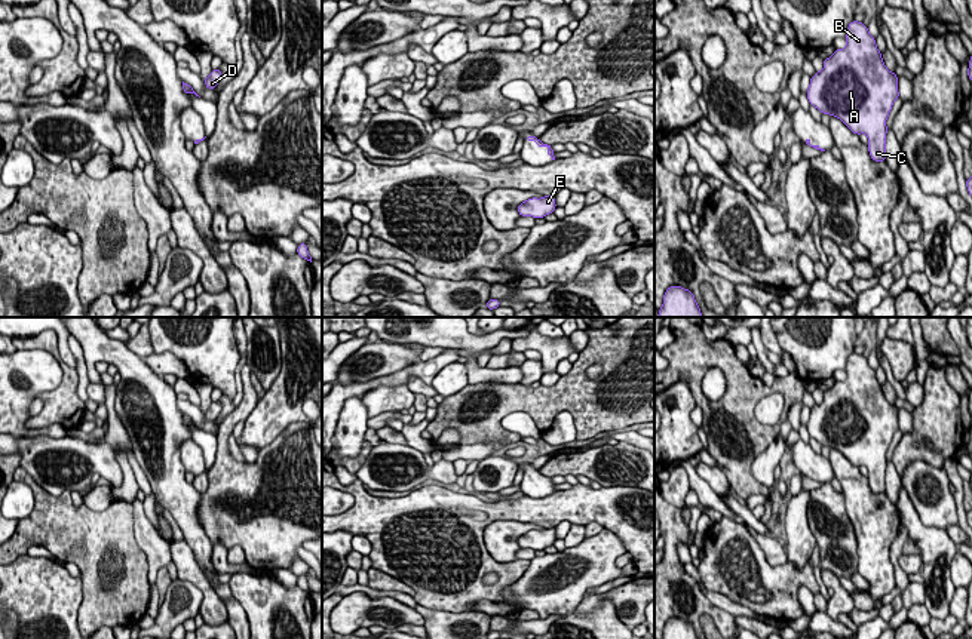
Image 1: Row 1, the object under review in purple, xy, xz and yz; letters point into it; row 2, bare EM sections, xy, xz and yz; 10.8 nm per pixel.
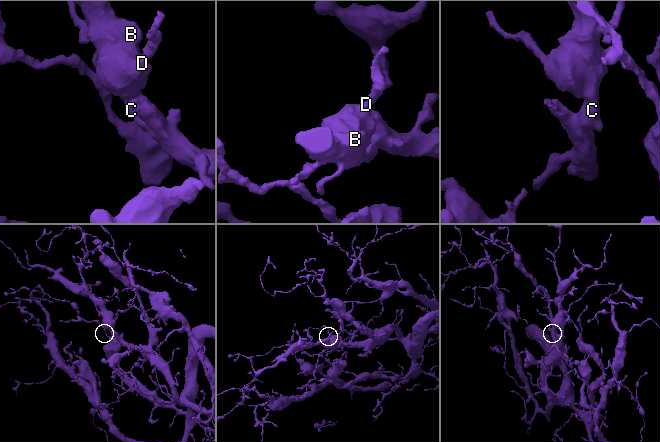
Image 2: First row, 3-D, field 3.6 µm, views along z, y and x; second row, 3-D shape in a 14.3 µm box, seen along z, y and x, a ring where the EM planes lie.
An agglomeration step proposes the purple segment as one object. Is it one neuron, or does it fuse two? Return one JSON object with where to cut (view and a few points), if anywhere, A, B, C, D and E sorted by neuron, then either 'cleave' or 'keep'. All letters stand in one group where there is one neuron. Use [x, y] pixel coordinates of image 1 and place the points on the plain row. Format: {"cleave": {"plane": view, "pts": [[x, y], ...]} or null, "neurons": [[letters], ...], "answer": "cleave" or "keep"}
{"cleave": null, "neurons": [["A", "B", "C", "D", "E"]], "answer": "keep"}

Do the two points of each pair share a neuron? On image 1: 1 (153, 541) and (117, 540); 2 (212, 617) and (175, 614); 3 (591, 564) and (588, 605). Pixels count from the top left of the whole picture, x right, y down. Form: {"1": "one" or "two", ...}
{"1": "two", "2": "two", "3": "two"}

